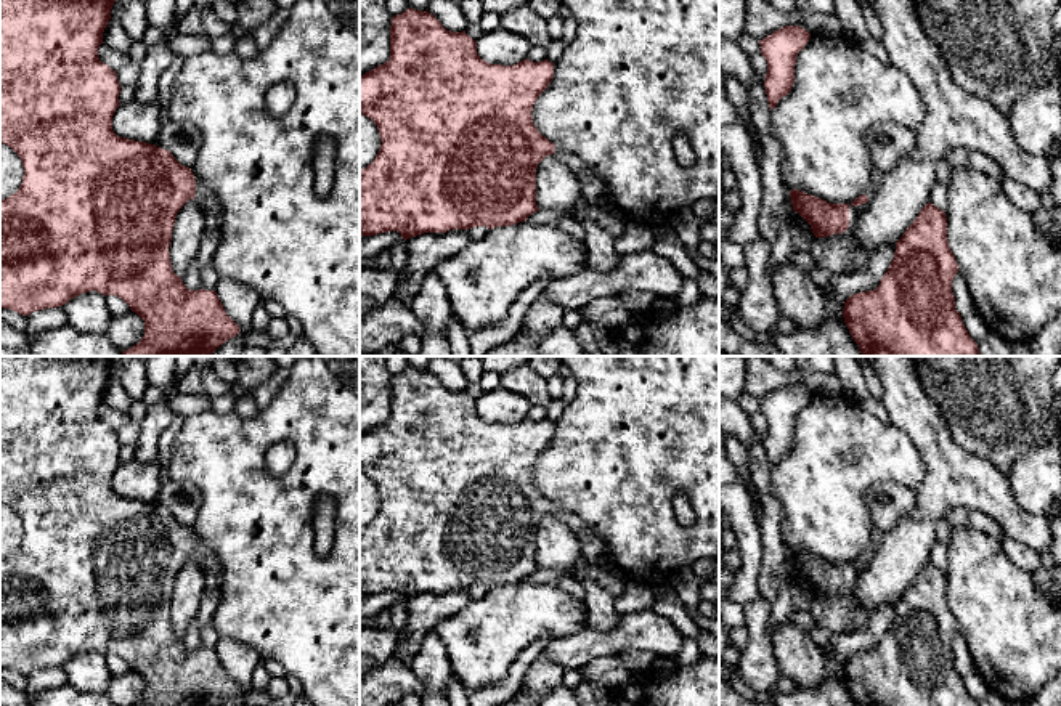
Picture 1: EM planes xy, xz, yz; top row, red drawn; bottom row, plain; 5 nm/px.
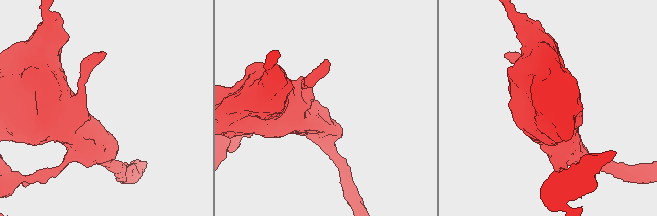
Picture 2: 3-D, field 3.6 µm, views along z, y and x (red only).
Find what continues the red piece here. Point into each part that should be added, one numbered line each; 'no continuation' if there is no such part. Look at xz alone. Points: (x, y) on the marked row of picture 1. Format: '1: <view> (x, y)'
1: xz (594, 191)

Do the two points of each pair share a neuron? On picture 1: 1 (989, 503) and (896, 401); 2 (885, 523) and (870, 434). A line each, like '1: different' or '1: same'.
1: same
2: different

